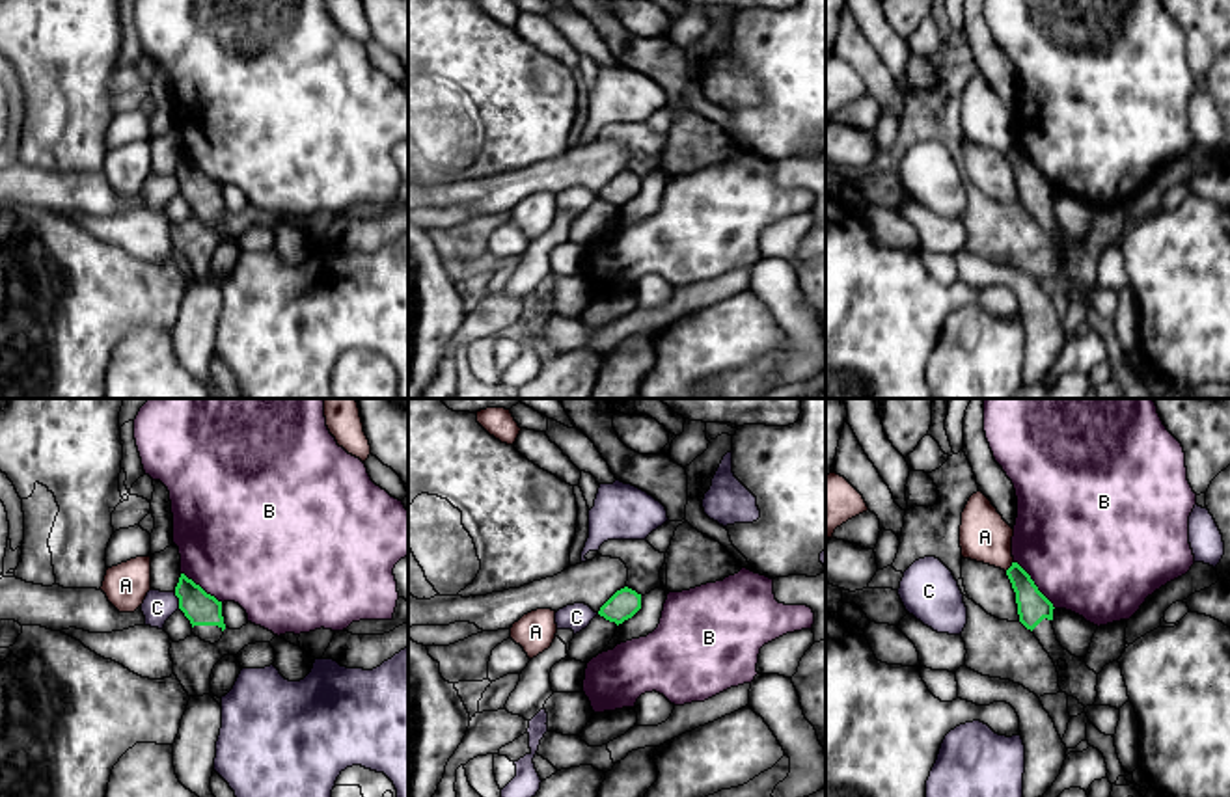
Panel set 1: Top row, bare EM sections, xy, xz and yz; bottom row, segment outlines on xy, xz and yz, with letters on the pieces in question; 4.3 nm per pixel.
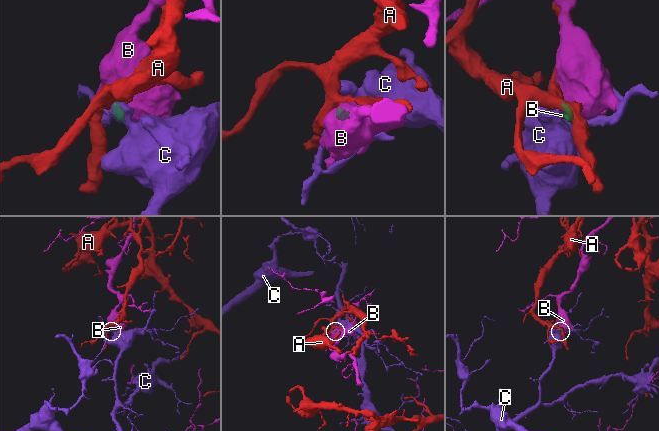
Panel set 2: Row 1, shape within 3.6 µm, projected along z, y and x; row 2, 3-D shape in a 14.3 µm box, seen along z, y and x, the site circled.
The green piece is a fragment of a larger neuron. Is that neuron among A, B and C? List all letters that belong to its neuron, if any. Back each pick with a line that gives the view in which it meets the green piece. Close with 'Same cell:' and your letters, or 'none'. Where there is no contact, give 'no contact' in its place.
Same cell: none

